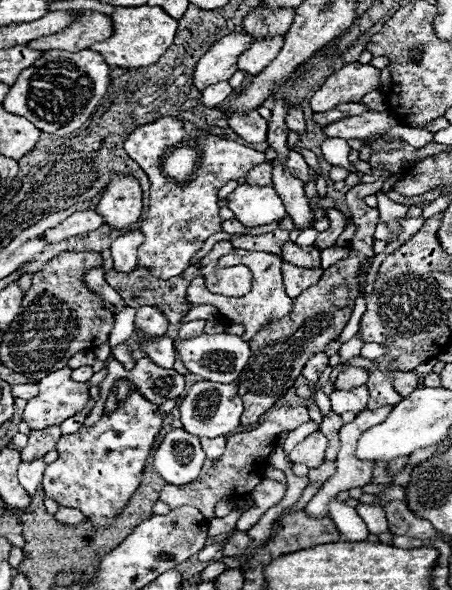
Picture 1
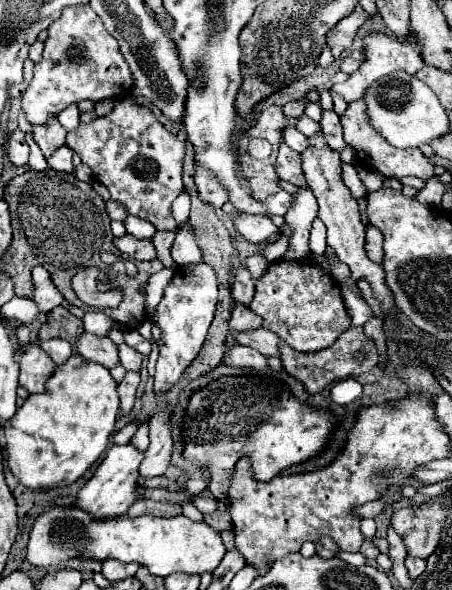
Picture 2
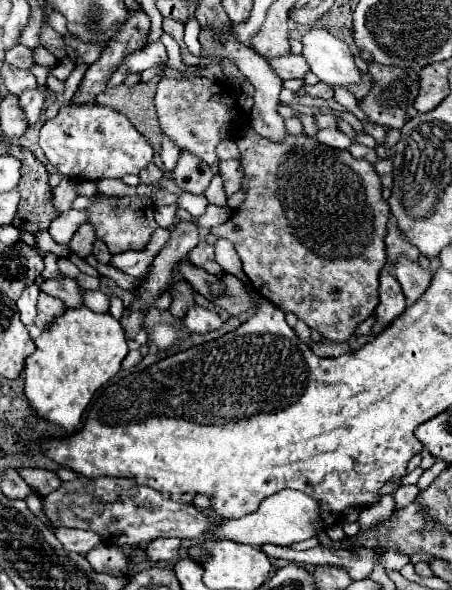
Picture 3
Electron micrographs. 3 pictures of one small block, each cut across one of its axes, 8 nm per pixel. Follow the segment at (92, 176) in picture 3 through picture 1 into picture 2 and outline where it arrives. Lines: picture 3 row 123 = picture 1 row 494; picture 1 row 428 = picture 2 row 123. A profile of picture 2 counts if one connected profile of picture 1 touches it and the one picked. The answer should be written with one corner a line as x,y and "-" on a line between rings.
132,98
116,100
110,114
98,116
88,124
80,122
76,130
68,132
66,144
92,170
92,176
110,190
112,200
124,204
130,214
150,220
158,230
176,230
176,220
172,218
170,206
184,190
184,186
182,186
182,158
184,158
186,148
174,134
170,134
156,120
156,116
146,106
136,104

